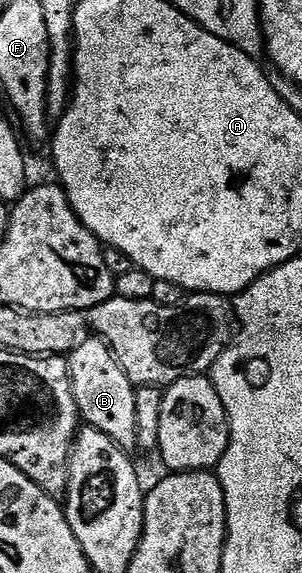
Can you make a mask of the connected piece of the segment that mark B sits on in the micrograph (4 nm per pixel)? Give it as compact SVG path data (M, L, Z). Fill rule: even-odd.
M86 338L67 357L68 373L72 379L72 393L81 421L87 427L102 430L118 447L125 450L136 448L138 418L134 410L136 388L116 360L107 344L99 338Z

